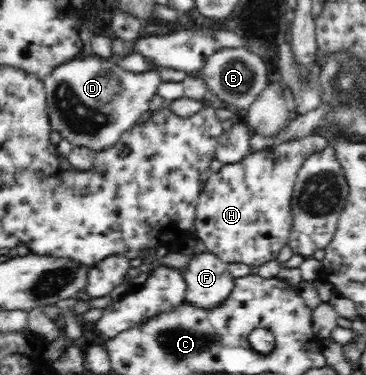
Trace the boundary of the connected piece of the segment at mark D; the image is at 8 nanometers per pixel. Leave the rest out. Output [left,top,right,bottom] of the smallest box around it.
[43,58,161,152]

